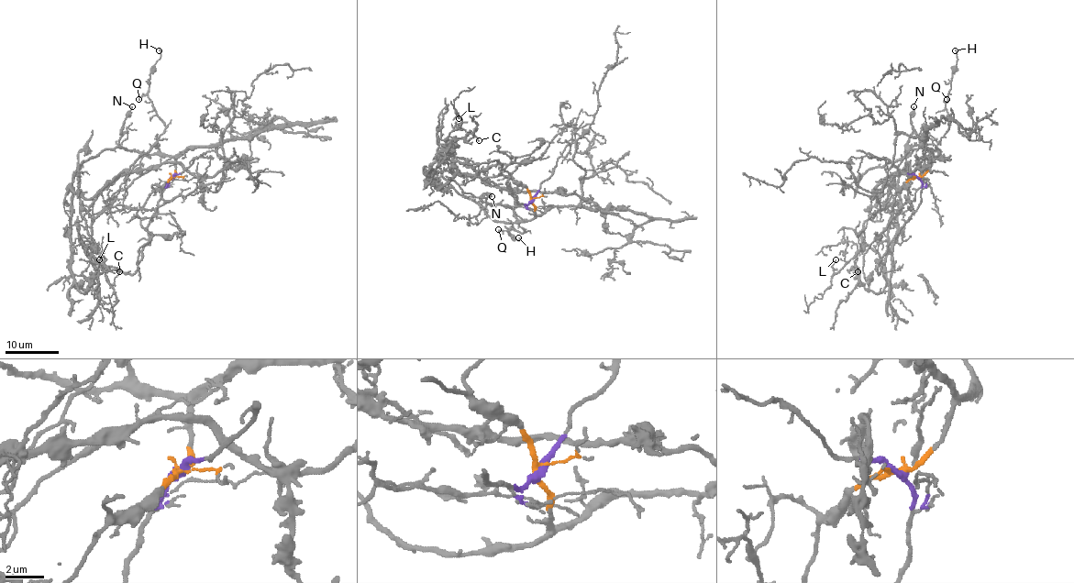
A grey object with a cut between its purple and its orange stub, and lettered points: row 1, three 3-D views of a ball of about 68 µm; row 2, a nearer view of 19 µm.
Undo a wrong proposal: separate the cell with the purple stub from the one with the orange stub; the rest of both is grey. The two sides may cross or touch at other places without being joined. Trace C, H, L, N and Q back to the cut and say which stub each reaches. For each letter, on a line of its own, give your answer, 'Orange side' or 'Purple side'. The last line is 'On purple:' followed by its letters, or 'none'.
C: Purple side
H: Orange side
L: Purple side
N: Orange side
Q: Orange side
On purple: C, L

